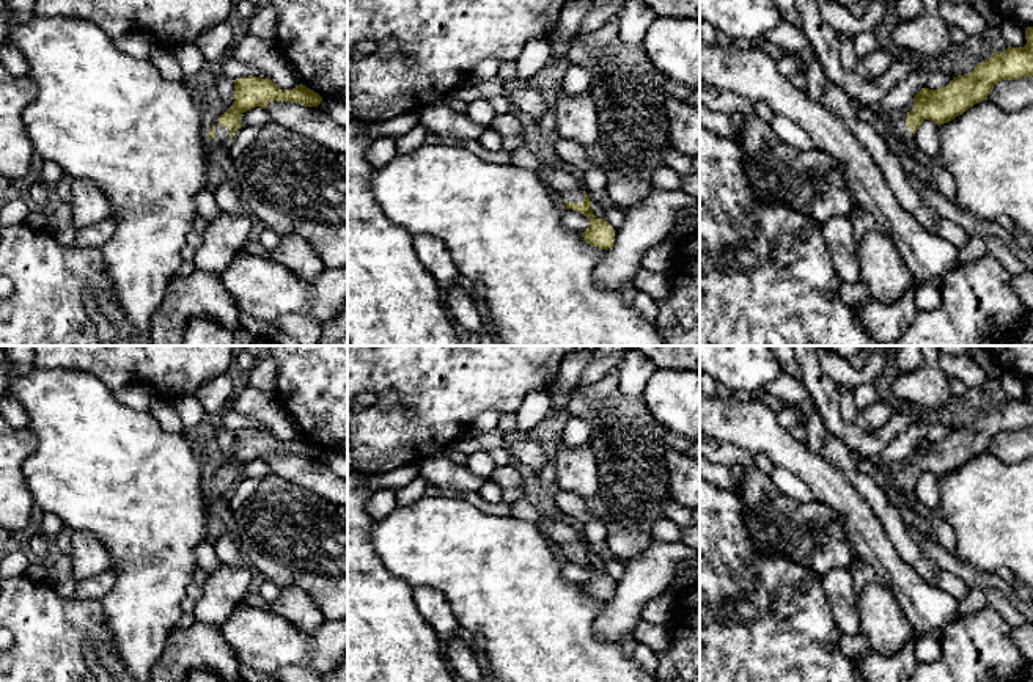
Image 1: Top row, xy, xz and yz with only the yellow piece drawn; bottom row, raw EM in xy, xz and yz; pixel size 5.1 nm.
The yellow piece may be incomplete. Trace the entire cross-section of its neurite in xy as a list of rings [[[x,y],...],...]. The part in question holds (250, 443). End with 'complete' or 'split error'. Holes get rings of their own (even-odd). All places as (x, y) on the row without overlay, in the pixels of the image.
[[[242,429],[234,432],[234,454],[217,470],[208,484],[208,506],[226,498],[234,484],[242,478],[241,467],[250,460],[266,460],[272,453],[291,453],[300,457],[318,459],[322,449],[305,437],[292,442],[278,440],[270,431]]]; split error

